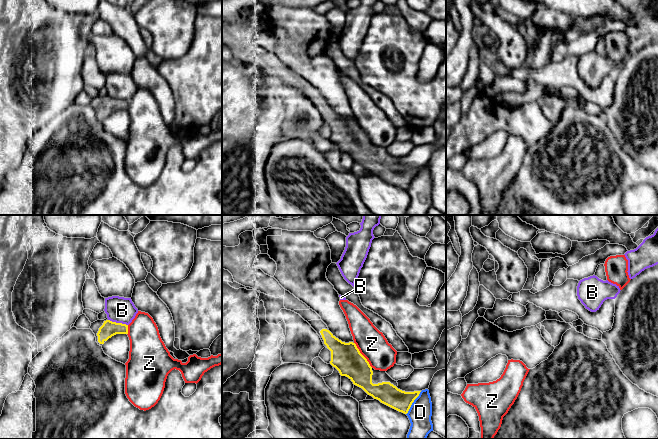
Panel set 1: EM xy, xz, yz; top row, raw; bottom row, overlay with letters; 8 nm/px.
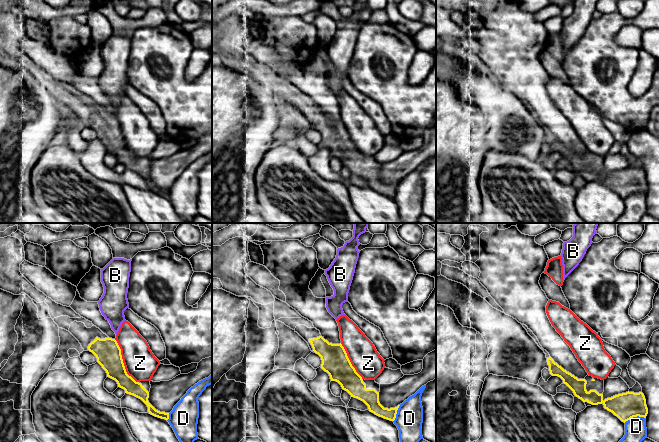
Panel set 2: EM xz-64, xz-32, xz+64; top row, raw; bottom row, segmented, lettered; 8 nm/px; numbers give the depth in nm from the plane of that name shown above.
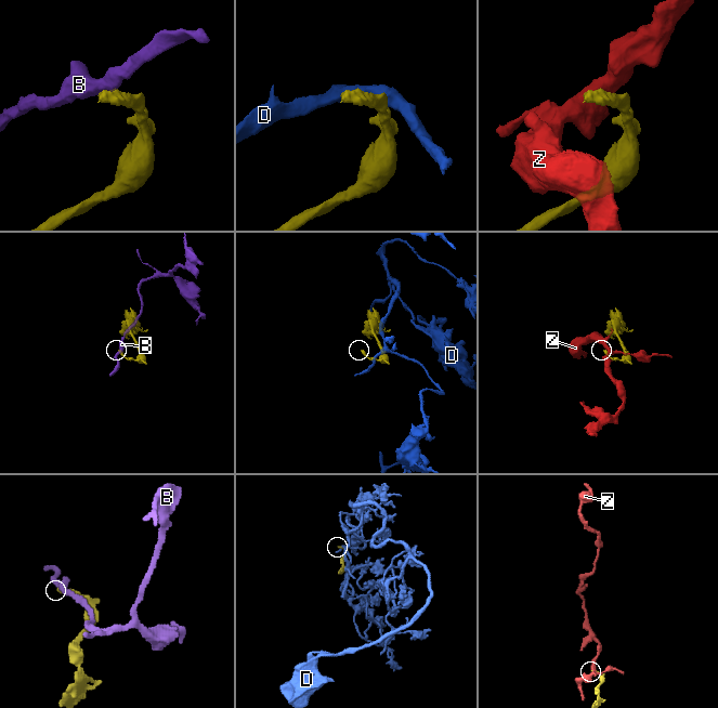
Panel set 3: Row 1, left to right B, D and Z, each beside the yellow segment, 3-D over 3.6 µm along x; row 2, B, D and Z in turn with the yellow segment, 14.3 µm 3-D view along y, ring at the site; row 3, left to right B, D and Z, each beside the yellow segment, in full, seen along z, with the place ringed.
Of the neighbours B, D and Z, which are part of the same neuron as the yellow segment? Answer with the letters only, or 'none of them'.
none of them

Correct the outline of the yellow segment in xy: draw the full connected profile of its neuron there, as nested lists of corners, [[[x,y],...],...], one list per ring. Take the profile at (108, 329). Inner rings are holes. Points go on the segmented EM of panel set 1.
[[[108,318],[91,323],[90,329],[96,337],[98,345],[102,346],[116,334],[128,334],[128,325],[110,321]]]

